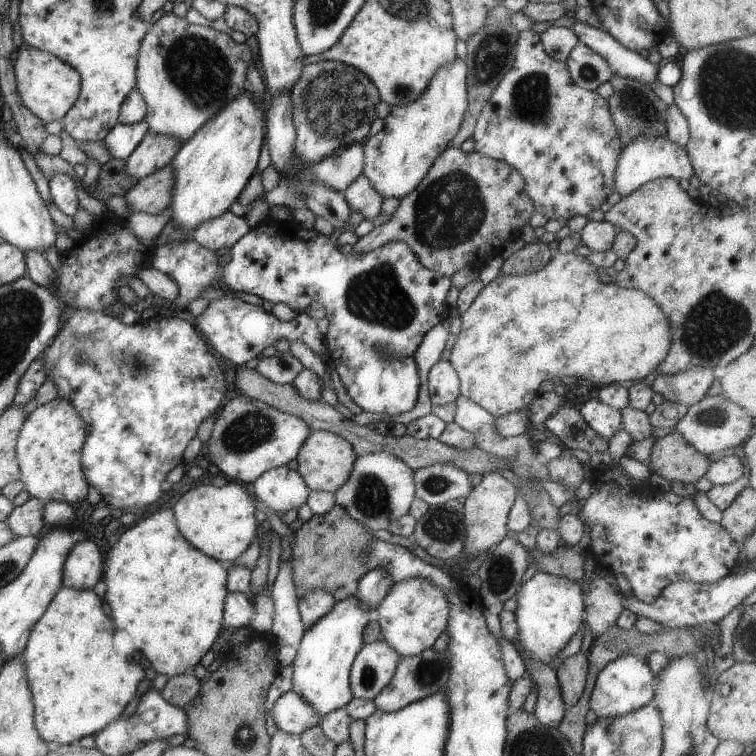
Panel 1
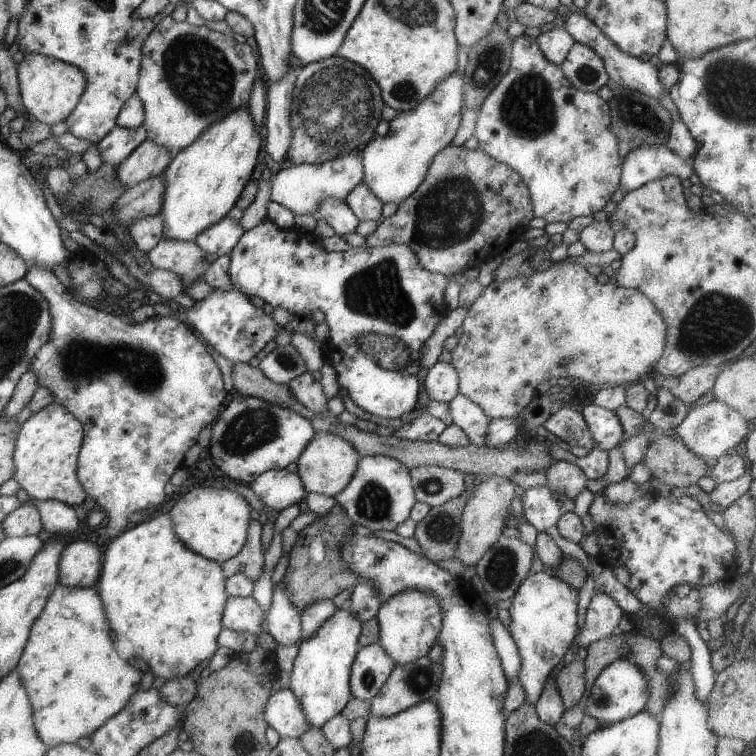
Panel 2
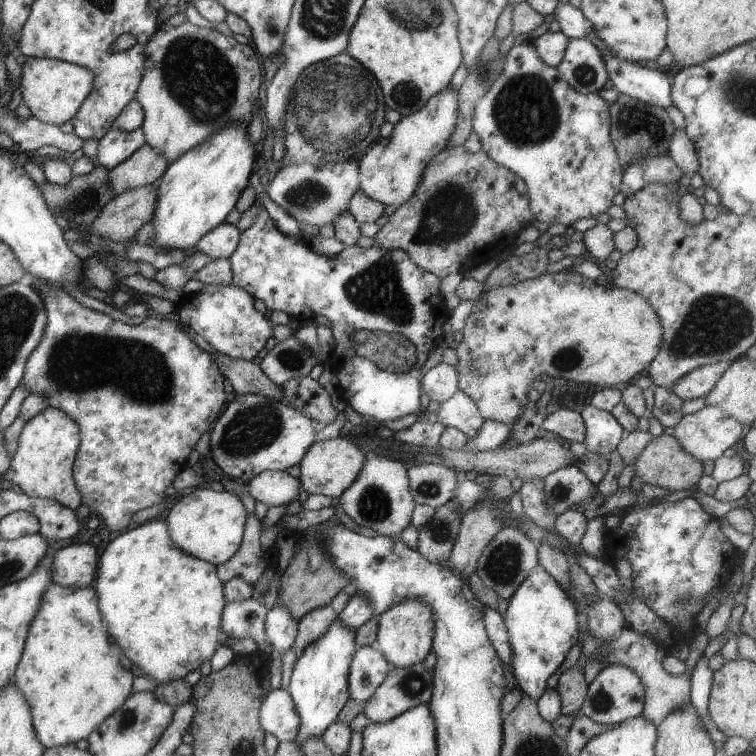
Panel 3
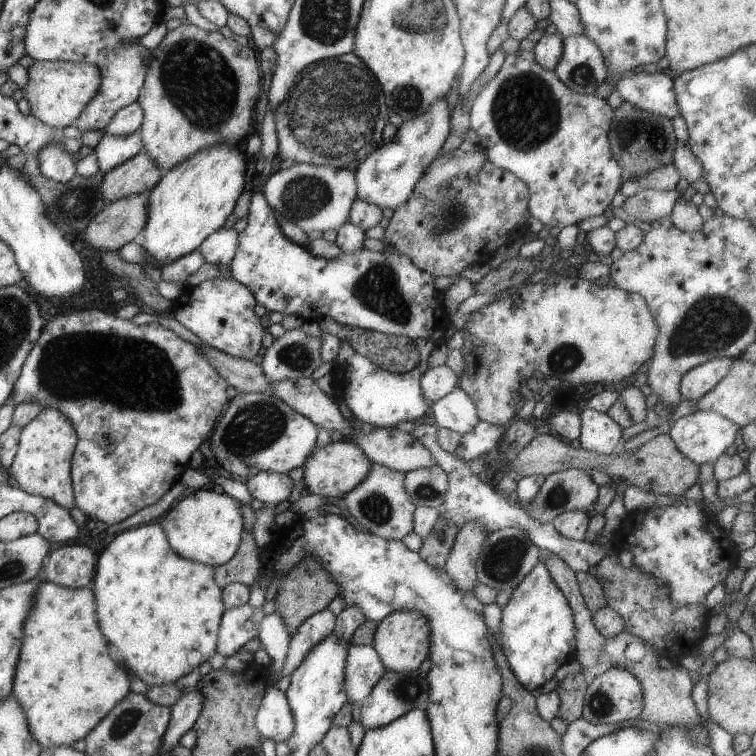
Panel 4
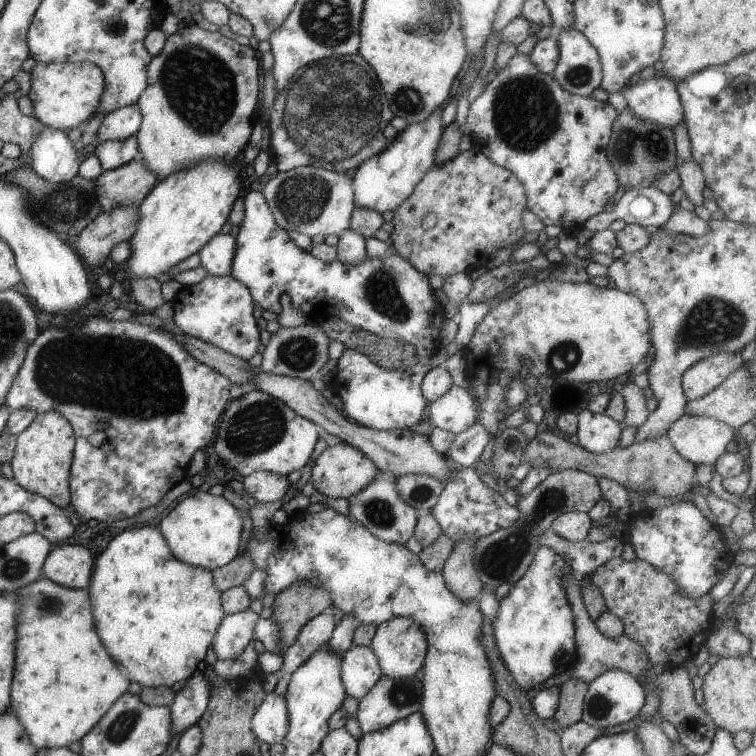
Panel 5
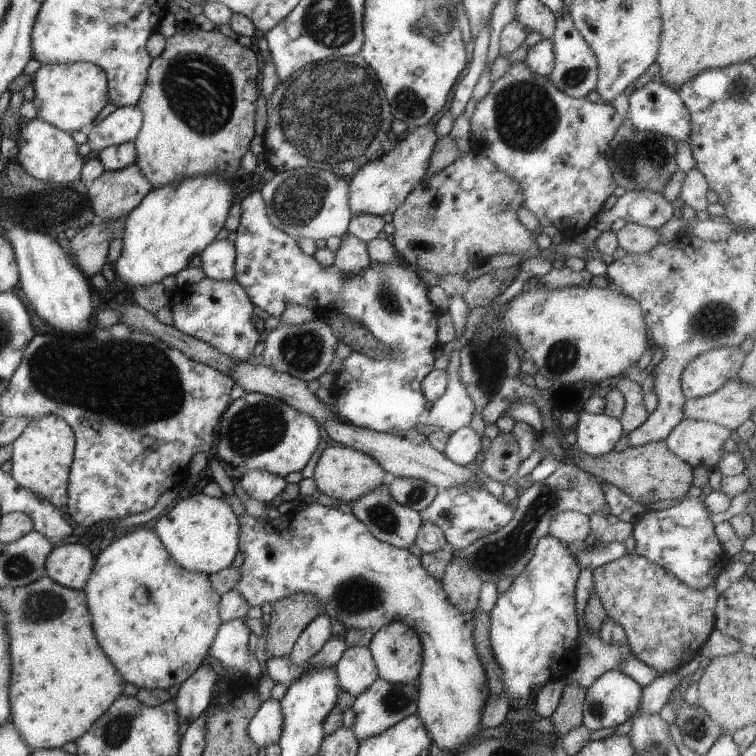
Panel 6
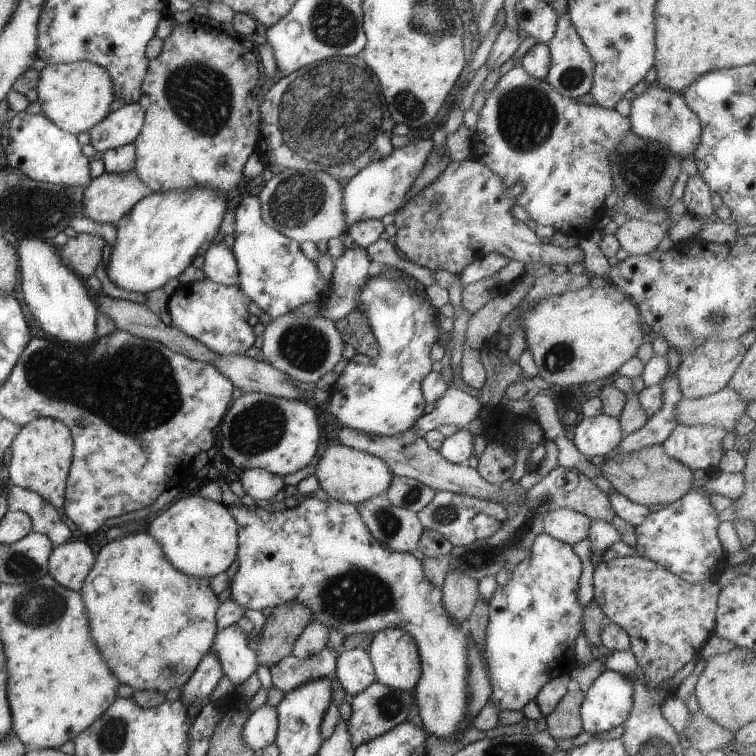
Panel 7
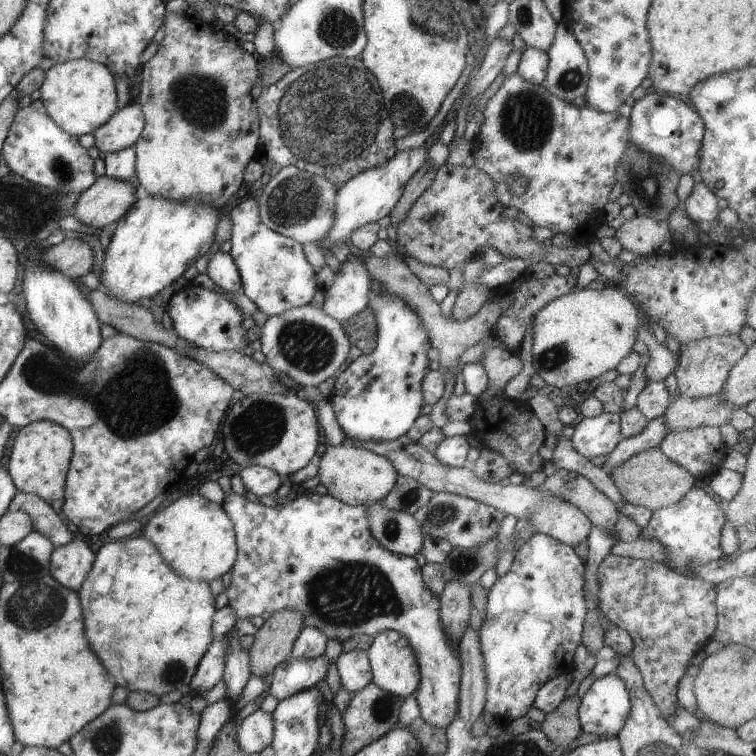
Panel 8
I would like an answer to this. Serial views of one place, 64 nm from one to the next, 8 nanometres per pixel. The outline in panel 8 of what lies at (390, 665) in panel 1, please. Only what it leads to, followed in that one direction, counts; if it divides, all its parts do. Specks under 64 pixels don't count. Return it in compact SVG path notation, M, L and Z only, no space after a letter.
M363 650L342 651L335 662L340 686L355 694L372 682L368 654Z

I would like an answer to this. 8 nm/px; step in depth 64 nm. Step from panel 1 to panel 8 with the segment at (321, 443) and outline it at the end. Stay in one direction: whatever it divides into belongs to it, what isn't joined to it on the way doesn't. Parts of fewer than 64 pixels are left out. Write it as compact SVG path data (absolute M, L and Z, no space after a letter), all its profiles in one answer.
M347 441L327 447L316 462L318 465L316 474L328 494L347 505L371 506L393 488L398 476L393 464L387 458L357 448Z

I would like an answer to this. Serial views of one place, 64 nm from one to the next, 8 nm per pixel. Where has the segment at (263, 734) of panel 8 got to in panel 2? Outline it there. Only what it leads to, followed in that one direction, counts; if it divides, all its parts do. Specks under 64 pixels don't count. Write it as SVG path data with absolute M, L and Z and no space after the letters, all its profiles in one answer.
M289 689L269 695L263 716L266 726L275 729L280 738L300 738L309 728L303 708L299 706L299 700Z

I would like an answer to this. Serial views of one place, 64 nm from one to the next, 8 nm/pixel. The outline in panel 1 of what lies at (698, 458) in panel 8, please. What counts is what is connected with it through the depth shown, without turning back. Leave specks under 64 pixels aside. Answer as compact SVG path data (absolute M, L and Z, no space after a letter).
M705 395L699 402L687 407L683 418L675 424L673 430L678 432L683 437L683 440L695 448L697 452L705 453L707 456L711 453L718 456L721 455L722 450L725 450L725 448L735 448L737 444L743 442L755 429L754 421L751 416L747 416L747 412L743 408L739 408L737 404L728 401L726 397Z

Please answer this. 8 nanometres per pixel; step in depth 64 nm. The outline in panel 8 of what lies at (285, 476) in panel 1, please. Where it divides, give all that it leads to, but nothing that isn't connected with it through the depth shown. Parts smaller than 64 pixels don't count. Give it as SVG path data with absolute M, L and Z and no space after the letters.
M246 466L238 472L238 476L247 492L251 492L257 498L261 496L275 495L276 490L281 486L283 477L268 468Z

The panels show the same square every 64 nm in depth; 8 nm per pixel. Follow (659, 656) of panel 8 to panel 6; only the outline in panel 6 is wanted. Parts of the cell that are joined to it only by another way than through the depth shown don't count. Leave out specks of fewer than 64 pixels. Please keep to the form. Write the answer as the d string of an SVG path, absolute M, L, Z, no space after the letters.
M623 555L594 568L592 592L599 598L606 616L623 627L625 644L629 646L633 656L661 675L675 671L689 662L714 629L715 604L718 598L714 585L703 590L687 588L676 576L640 556Z

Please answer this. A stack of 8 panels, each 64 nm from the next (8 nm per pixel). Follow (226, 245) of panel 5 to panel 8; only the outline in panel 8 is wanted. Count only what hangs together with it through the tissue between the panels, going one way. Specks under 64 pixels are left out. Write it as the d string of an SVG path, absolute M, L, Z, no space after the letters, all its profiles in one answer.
M217 250L210 254L205 274L220 290L231 293L241 290L240 276L229 252Z

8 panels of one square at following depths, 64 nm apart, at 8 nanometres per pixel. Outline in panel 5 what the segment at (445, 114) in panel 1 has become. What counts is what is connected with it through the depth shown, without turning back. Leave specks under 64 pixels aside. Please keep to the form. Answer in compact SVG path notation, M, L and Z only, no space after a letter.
M438 107L423 122L407 124L387 148L363 161L363 164L350 173L353 180L351 186L354 208L369 208L379 213L396 210L413 192L417 182L434 163L435 150L444 129L441 124L441 112L442 107Z

